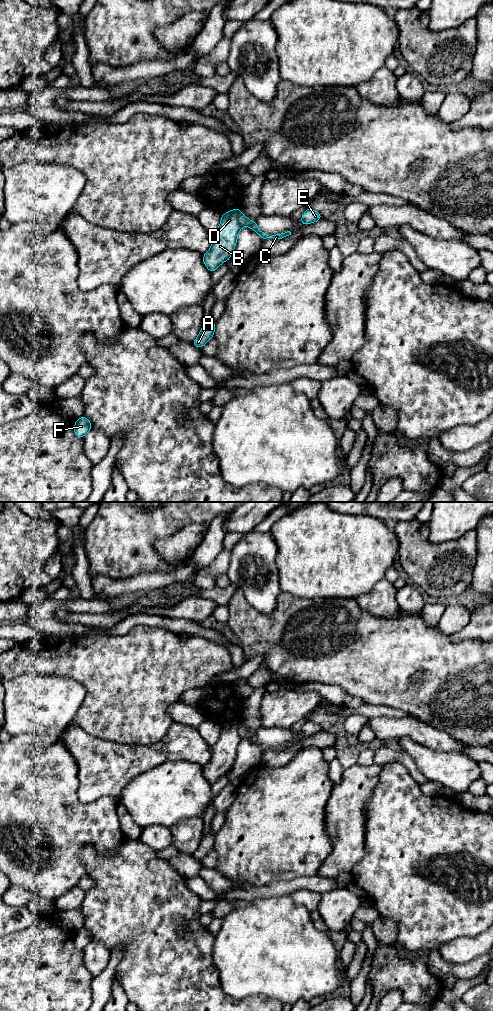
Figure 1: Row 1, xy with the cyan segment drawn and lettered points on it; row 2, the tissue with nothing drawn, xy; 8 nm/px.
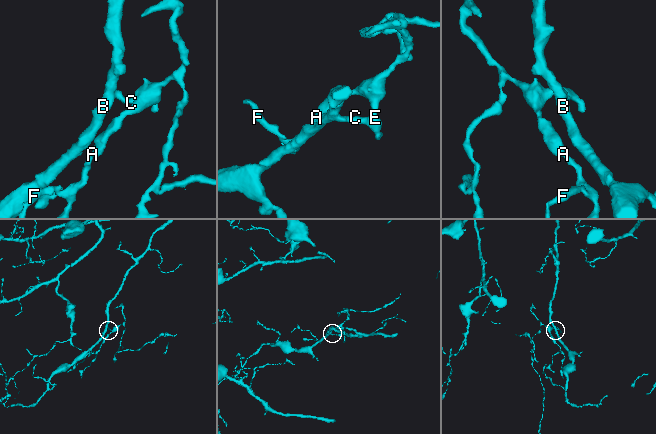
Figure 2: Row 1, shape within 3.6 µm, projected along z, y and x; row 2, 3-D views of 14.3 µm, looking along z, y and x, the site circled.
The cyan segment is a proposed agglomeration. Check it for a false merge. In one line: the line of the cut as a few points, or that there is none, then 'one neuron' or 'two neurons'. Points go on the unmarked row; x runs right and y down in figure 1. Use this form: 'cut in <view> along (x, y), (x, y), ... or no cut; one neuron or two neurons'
cut in xy along (240, 723), (238, 735), (241, 739); two neurons

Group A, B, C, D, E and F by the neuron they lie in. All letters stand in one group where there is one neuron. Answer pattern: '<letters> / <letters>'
A C E F / B D

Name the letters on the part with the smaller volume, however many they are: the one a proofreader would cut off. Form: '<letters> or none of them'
A, C, E, F

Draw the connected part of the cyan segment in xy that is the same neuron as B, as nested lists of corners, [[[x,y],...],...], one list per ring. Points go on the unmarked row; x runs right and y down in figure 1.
[[[237,720],[221,728],[220,737],[213,745],[213,755],[209,763],[203,766],[203,775],[211,785],[228,773],[235,761],[242,740],[238,733],[240,724]]]

